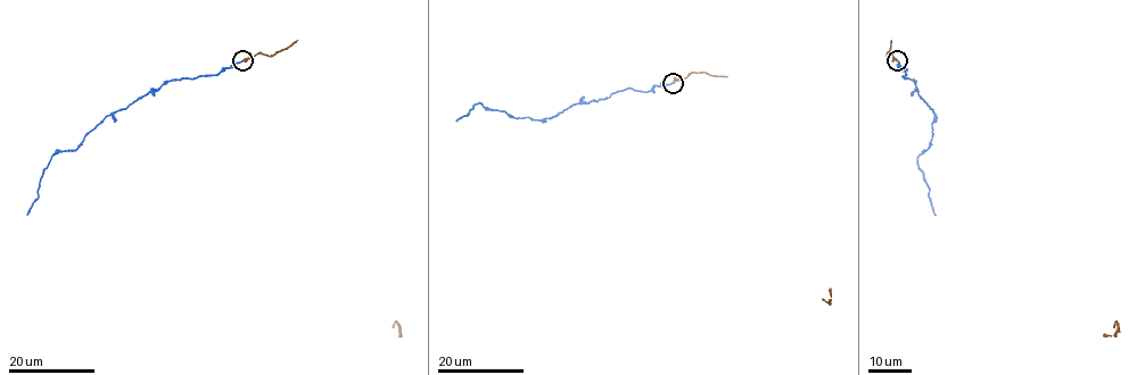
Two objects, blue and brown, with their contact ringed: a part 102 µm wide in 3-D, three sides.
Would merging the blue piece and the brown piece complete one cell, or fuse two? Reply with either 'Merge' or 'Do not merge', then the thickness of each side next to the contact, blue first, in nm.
Merge. Thickness 190 nm (blue) against 240 nm

